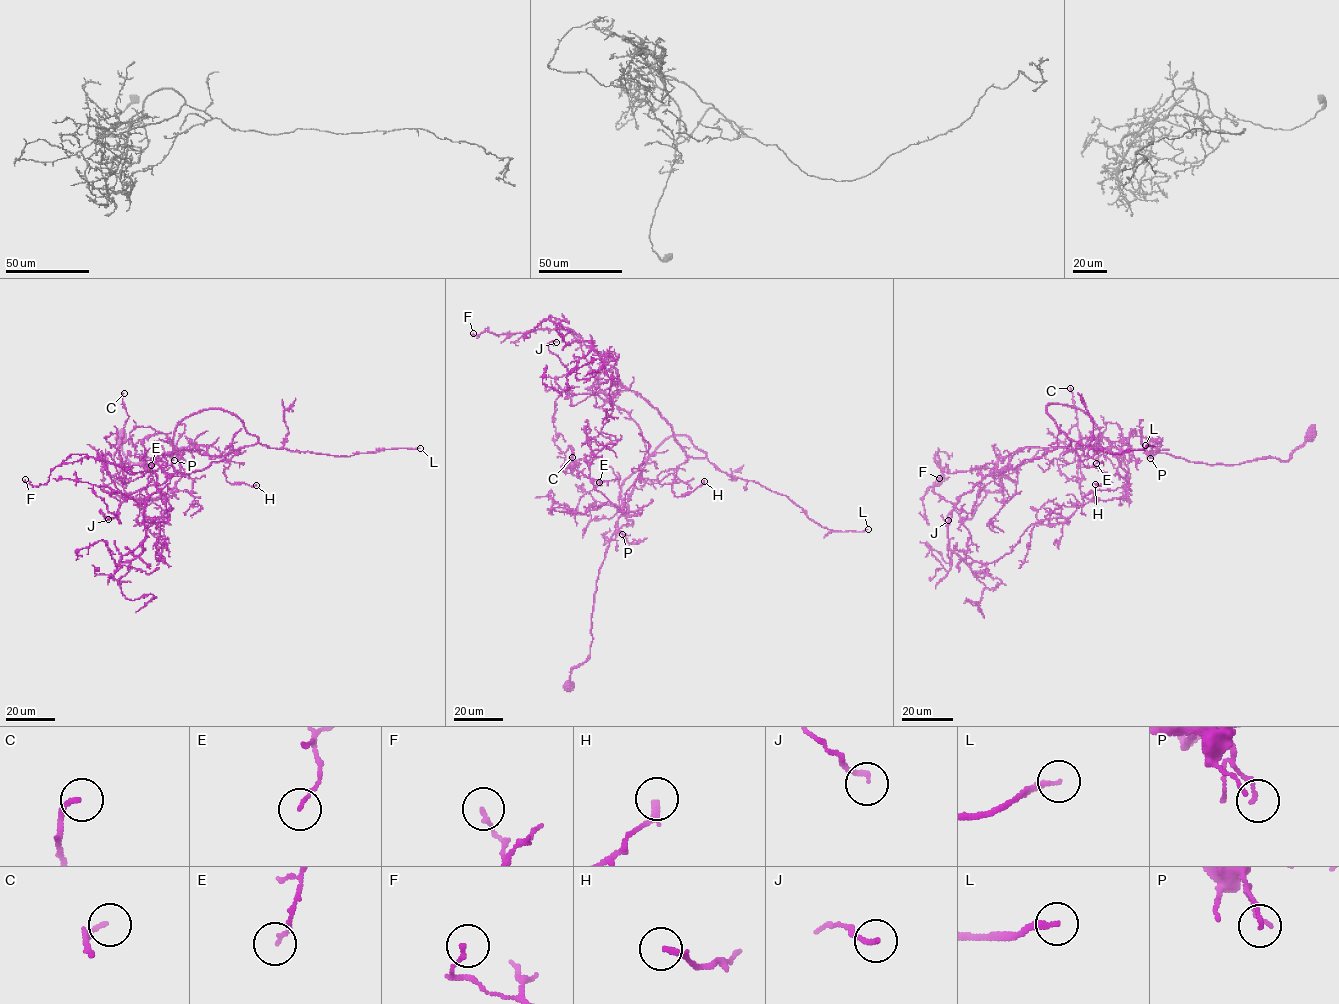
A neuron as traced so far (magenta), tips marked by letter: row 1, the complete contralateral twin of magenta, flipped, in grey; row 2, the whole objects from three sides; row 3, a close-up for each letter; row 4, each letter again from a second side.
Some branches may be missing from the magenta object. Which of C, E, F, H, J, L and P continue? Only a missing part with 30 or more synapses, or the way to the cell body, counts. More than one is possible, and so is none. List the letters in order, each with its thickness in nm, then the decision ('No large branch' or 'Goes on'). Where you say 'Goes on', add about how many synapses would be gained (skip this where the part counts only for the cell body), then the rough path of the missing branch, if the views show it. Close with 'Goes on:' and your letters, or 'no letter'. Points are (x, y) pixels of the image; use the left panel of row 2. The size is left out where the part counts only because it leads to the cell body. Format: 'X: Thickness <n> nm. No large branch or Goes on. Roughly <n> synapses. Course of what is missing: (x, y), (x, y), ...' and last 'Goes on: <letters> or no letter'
C: Thickness 160 nm. No large branch
E: Thickness 110 nm. No large branch
F: Thickness 140 nm. No large branch
H: Thickness 220 nm. No large branch
J: Thickness 160 nm. No large branch
L: Thickness 200 nm. Goes on. Roughly 100 synapses
P: Thickness 130 nm. No large branch
Goes on: L

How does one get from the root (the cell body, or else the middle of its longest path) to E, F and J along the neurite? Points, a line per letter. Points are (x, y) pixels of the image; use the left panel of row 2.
E: (120, 438), (125, 456), (144, 466), (174, 452), (181, 478), (164, 498), (106, 492), (129, 455), (151, 465)
F: (120, 438), (144, 466), (200, 451), (133, 474), (87, 457), (44, 484), (25, 479)
J: (120, 438), (144, 466), (200, 451), (107, 493), (119, 501), (115, 518), (100, 510), (108, 519)

